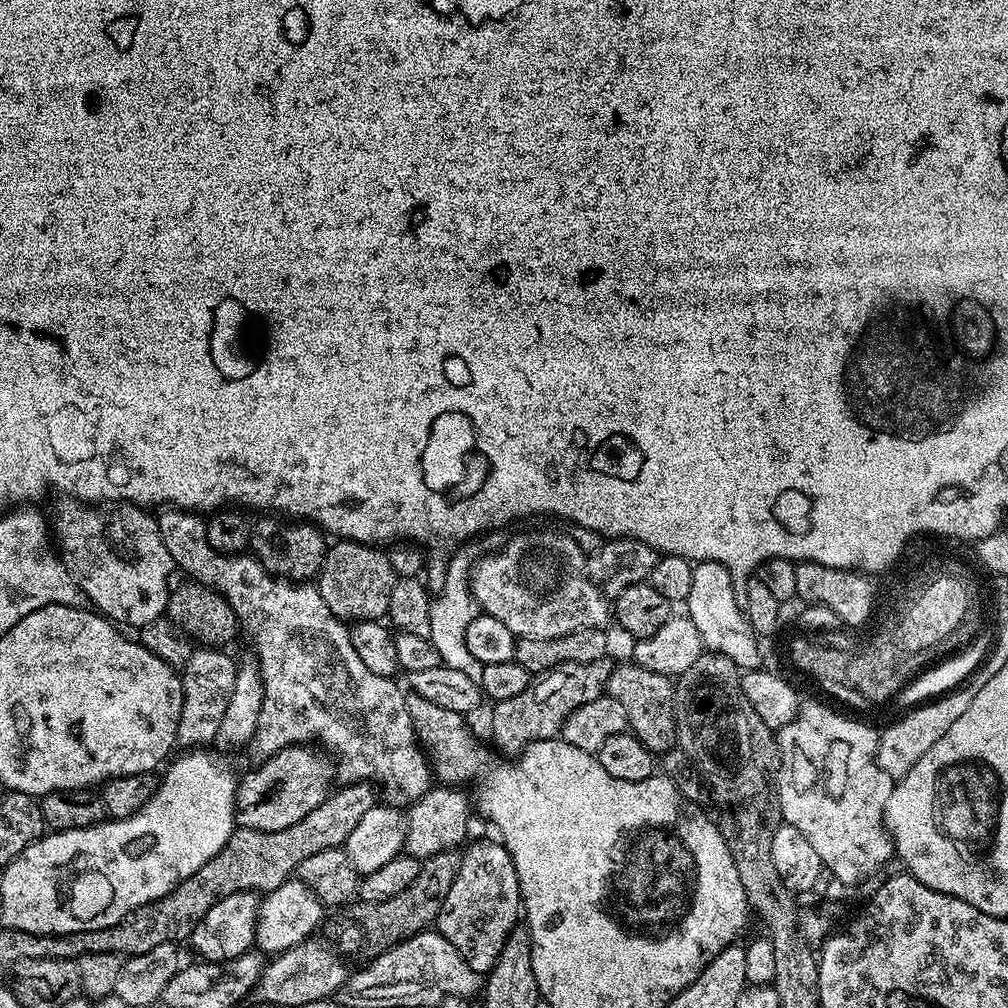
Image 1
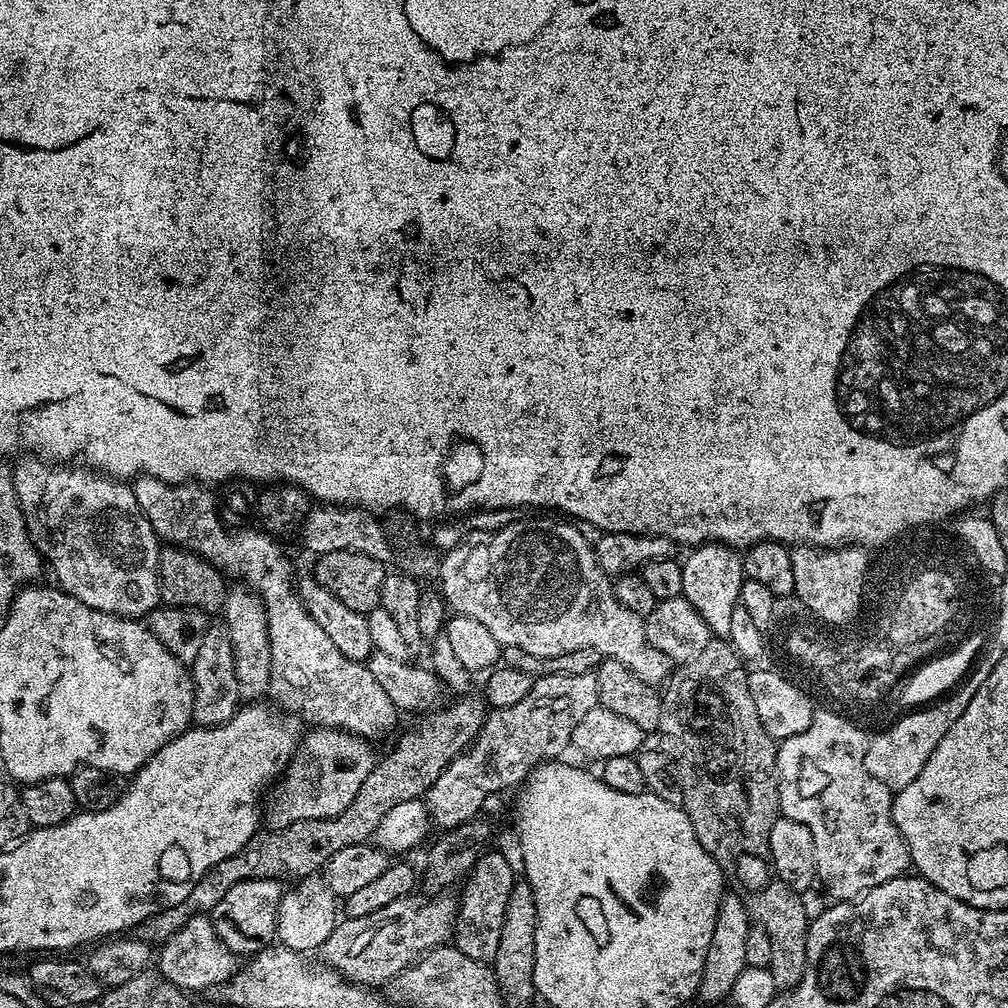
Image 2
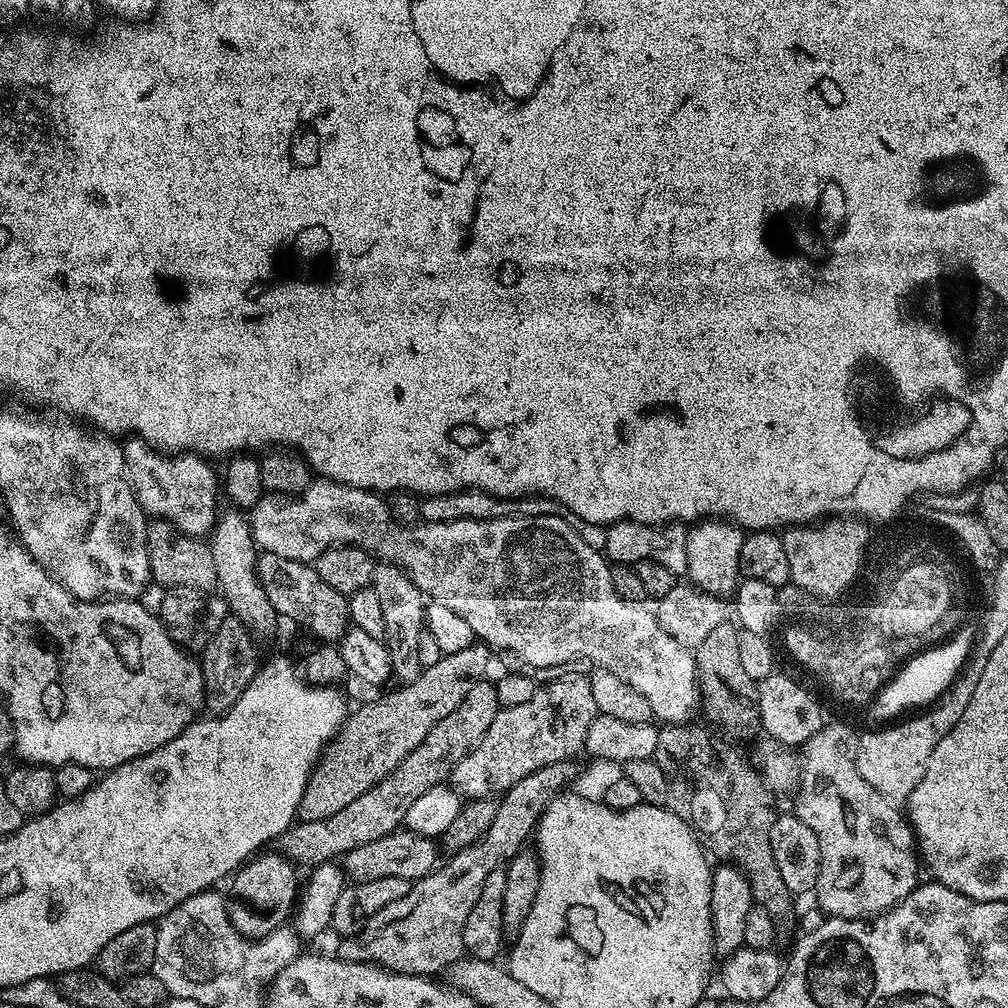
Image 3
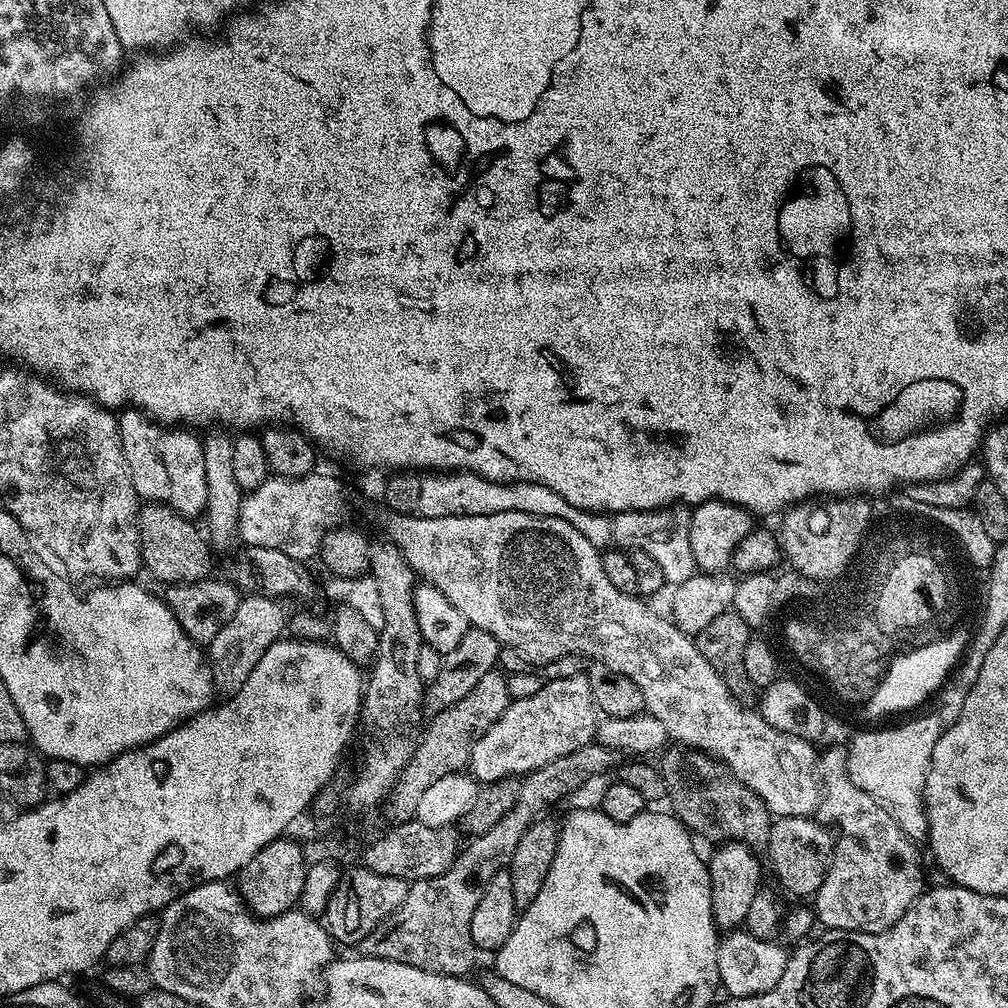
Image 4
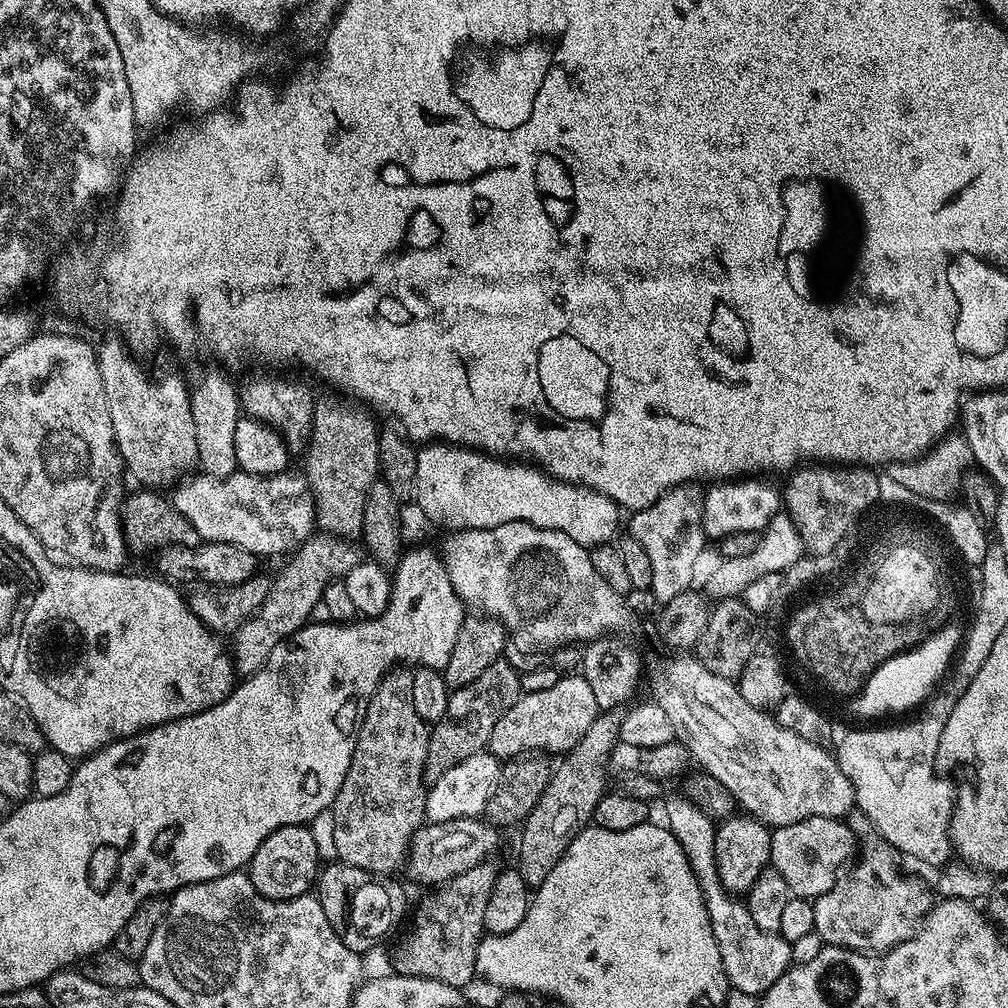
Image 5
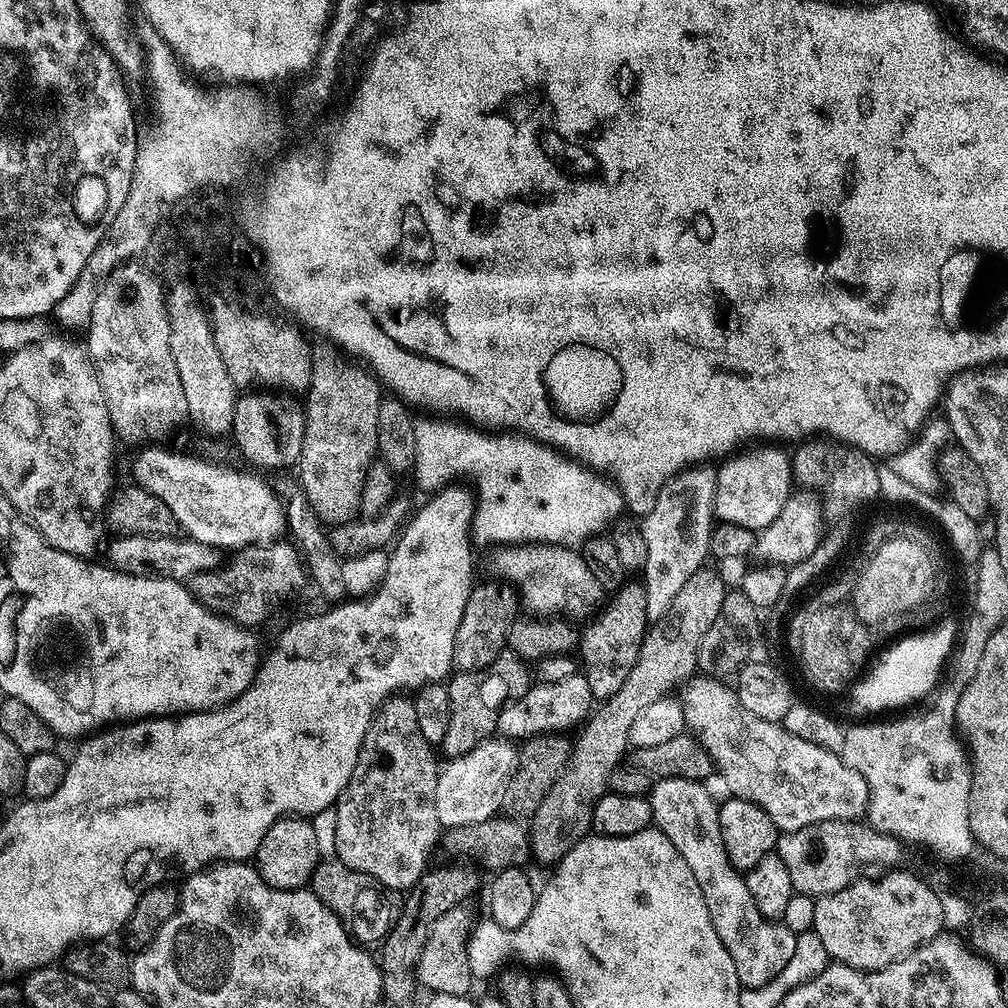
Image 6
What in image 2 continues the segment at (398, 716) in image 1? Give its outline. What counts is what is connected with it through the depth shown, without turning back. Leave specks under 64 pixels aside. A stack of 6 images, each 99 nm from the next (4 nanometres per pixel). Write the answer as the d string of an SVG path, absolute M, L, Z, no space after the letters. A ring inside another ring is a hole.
M140 474L135 477L134 483L131 485L131 490L134 494L134 498L138 502L138 506L140 507L140 513L150 522L150 526L156 531L157 537L159 537L165 545L184 548L188 552L198 554L203 558L203 560L210 562L215 568L219 568L220 571L224 573L225 577L233 578L232 576L237 576L237 578L240 579L237 581L243 582L249 589L251 589L251 591L255 592L256 595L259 596L260 601L263 602L264 609L266 610L266 626L270 630L270 686L268 687L268 691L271 699L276 699L277 702L281 704L279 707L283 709L285 713L298 714L301 721L307 722L307 720L309 720L307 723L312 726L319 726L321 728L341 728L343 732L353 732L355 736L363 736L364 739L369 742L376 742L376 739L378 739L379 736L386 735L387 732L395 726L396 716L398 716L398 709L396 708L394 702L390 700L390 697L386 694L386 691L382 690L377 679L374 678L374 675L371 674L368 669L367 663L346 658L346 654L342 654L342 650L338 650L338 646L334 646L334 641L328 637L326 630L322 630L322 626L318 626L318 622L314 622L314 618L310 618L310 614L306 610L306 606L302 603L302 601L300 601L297 589L294 587L294 576L292 580L292 564L288 561L287 554L284 553L278 545L276 545L279 543L277 543L277 541L273 539L267 531L261 530L259 527L256 529L256 526L249 526L246 528L226 527L226 525L220 521L217 497L215 495L212 497L211 494L208 493L211 491L209 491L209 489L200 482L168 484L165 480L159 480L153 476Z

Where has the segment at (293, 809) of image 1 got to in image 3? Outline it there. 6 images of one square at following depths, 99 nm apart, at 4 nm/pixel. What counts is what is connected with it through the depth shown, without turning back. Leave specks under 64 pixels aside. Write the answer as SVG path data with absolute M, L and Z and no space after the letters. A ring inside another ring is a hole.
M473 642L470 646L466 646L466 650L445 652L434 666L423 669L419 676L409 679L405 683L408 685L401 692L386 696L377 704L364 704L357 712L355 709L338 730L335 738L324 747L320 761L316 763L316 769L312 771L308 779L306 794L302 794L302 802L296 811L297 817L301 821L330 818L330 814L338 814L338 810L346 810L346 806L350 806L354 798L362 798L366 790L382 782L382 778L390 775L406 758L406 754L410 754L410 750L419 746L426 738L426 734L430 734L430 730L434 730L434 726L438 726L438 722L446 718L446 714L453 715L454 710L462 706L466 694L474 690L477 682L489 675L487 673L488 655L490 655L490 649L483 642Z

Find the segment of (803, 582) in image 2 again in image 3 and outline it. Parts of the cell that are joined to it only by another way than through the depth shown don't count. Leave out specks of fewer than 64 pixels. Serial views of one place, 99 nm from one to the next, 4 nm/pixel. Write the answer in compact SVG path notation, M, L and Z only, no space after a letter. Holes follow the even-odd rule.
M825 518L819 522L787 529L782 535L782 546L786 549L786 559L790 565L790 581L799 580L800 584L816 592L819 597L841 592L841 588L848 585L848 580L852 579L857 561L860 559L860 547L864 543L864 523L865 521L860 518Z

